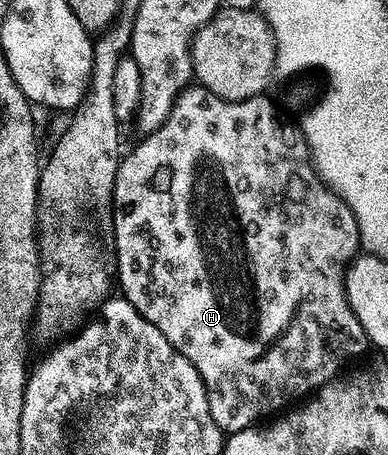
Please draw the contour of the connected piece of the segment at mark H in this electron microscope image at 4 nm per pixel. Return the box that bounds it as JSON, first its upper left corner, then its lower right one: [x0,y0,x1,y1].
[112,87,366,434]

